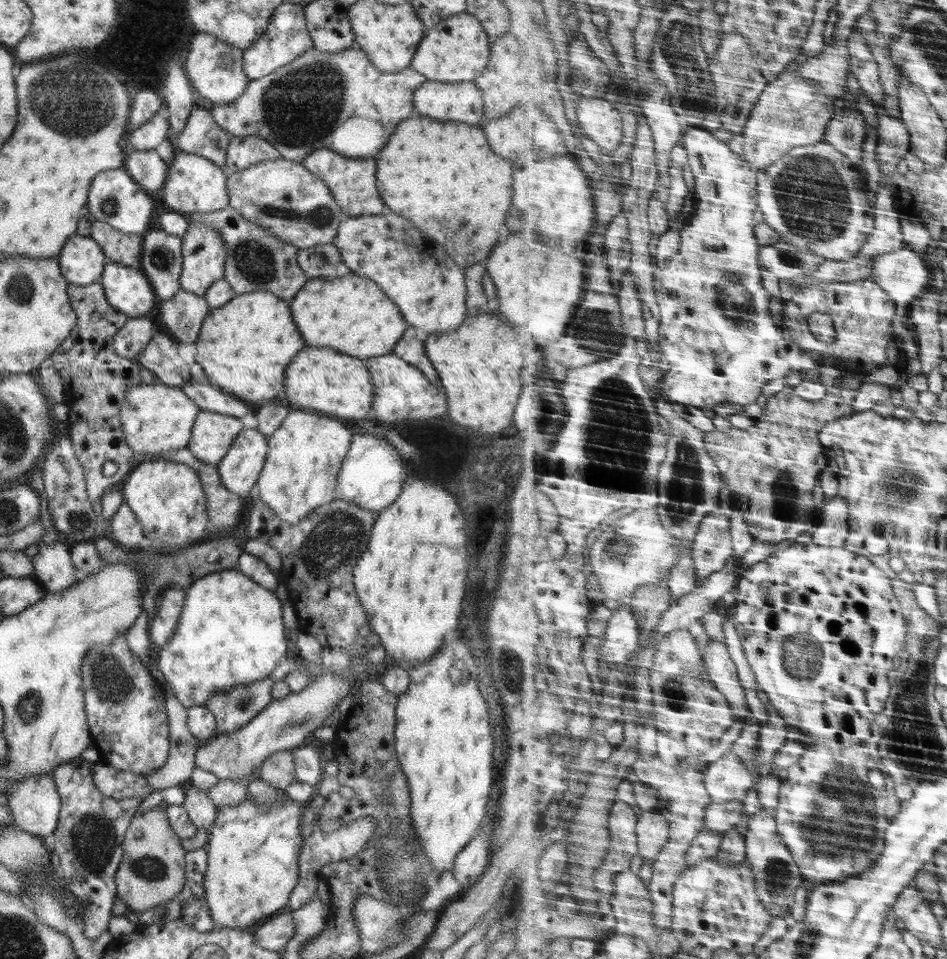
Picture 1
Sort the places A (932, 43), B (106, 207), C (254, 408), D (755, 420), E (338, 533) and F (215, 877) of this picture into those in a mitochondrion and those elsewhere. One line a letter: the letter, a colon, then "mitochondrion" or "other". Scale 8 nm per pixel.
A: mitochondrion
B: mitochondrion
C: other
D: other
E: mitochondrion
F: other

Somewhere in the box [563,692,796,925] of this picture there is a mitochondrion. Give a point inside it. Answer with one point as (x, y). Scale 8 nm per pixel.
(776, 874)

